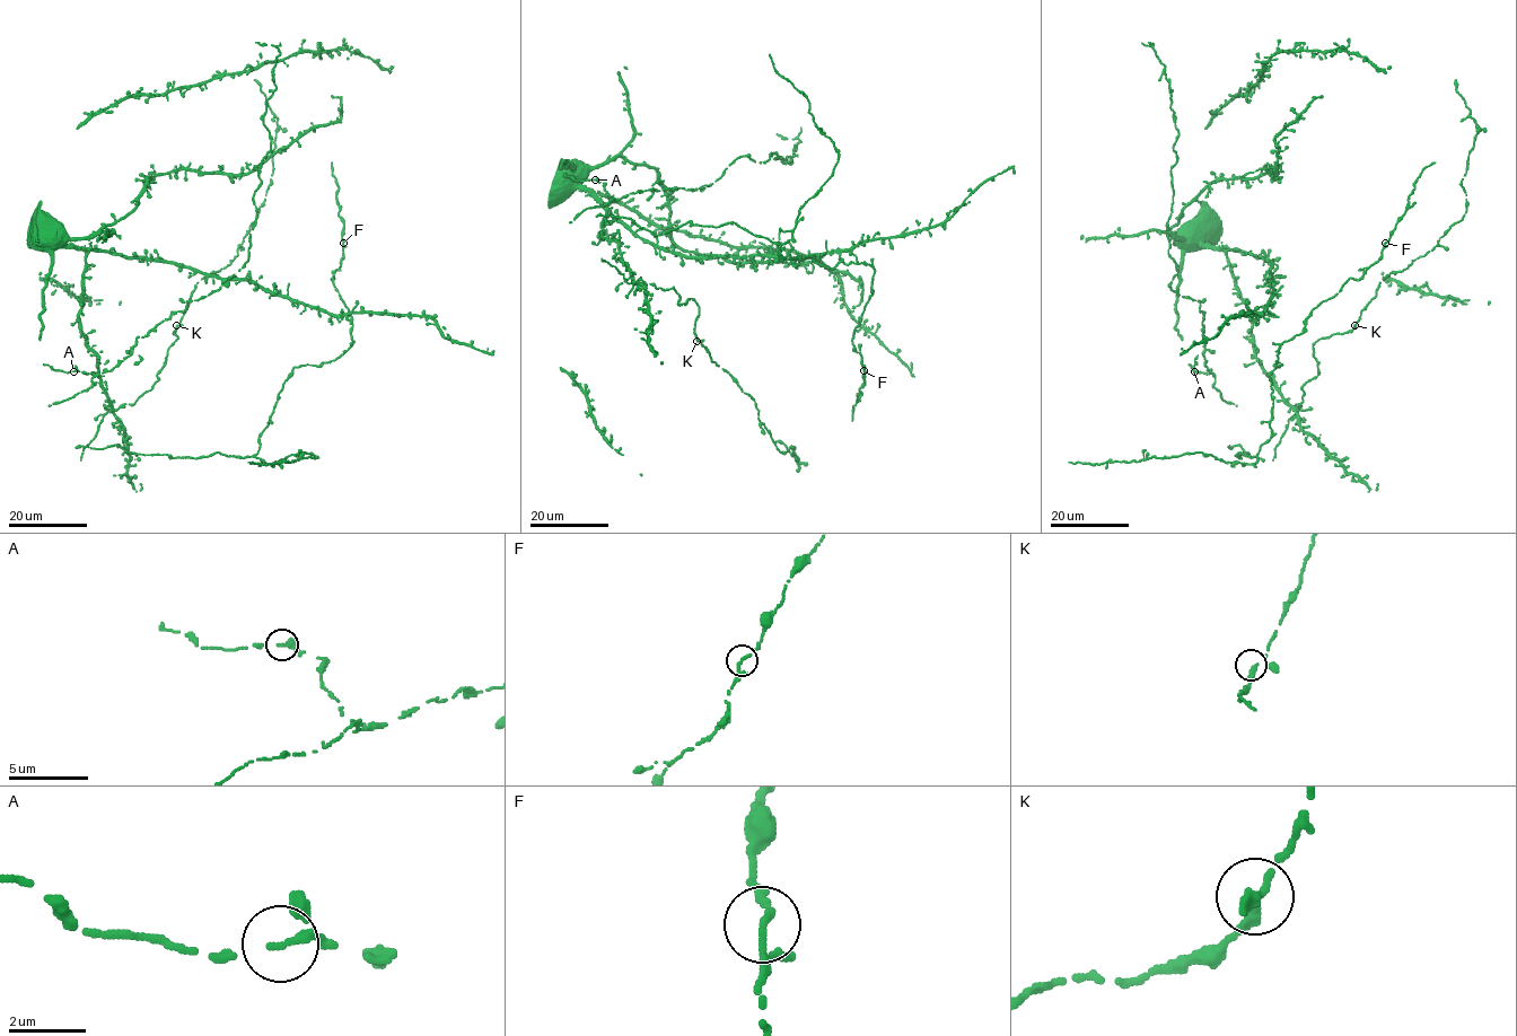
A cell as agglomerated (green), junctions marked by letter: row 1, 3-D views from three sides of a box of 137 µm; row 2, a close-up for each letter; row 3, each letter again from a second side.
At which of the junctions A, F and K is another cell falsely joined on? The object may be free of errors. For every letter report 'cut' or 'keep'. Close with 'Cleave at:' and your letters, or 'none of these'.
A: keep
F: keep
K: keep
Cleave at: none of these

